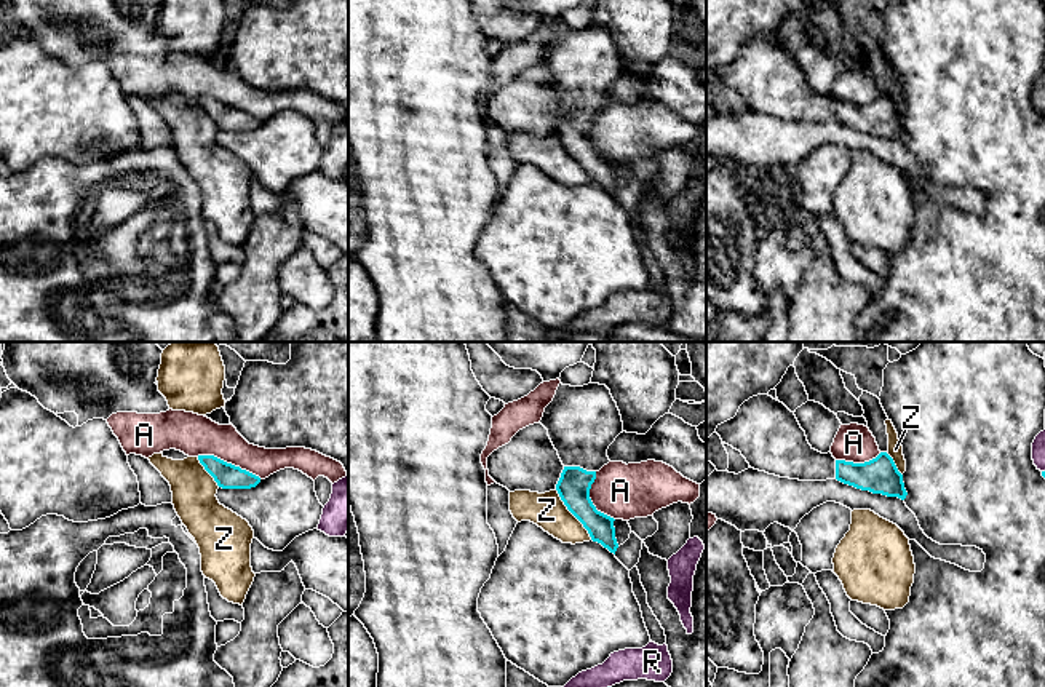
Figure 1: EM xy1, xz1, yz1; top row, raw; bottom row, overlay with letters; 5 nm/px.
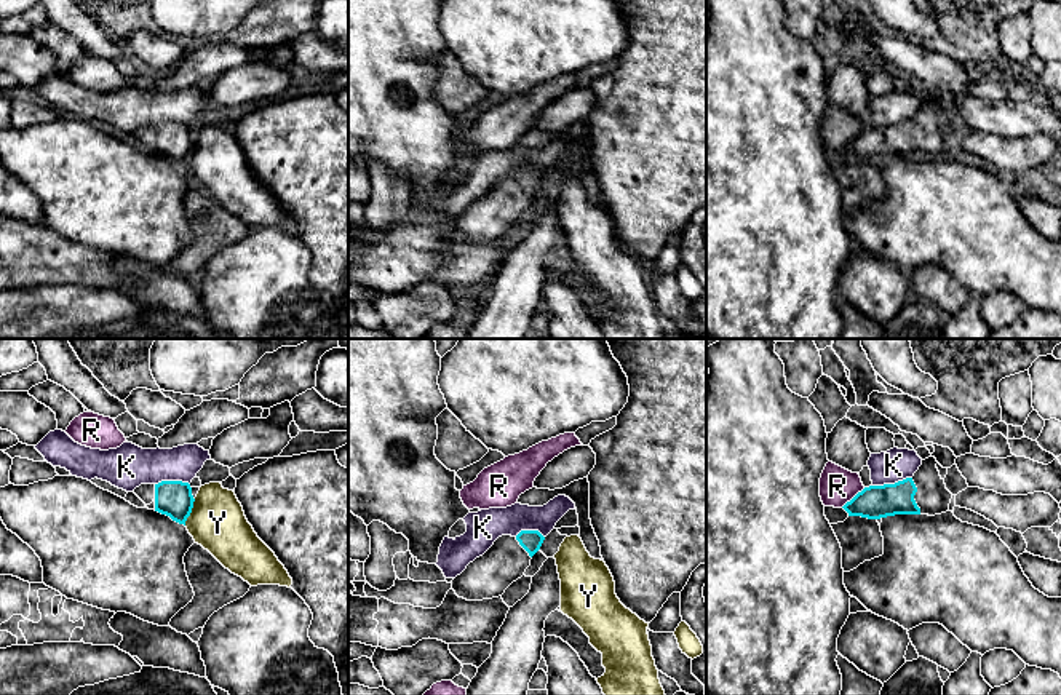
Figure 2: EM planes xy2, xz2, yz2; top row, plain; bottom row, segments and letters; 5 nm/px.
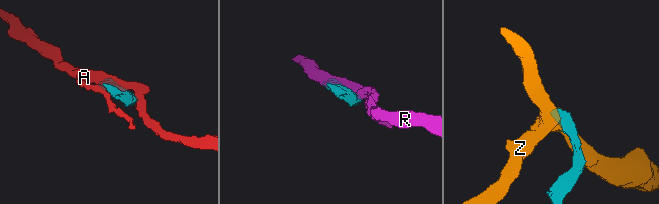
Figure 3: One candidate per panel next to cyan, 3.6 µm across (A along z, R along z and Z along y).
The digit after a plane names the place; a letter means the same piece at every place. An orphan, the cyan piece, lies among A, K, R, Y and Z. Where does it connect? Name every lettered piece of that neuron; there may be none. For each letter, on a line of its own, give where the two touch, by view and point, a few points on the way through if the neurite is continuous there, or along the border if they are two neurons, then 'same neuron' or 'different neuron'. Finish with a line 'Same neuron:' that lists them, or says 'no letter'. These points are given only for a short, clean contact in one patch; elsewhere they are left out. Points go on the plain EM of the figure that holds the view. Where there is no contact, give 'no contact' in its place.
A: xy1 (229, 106) | along xy1 (197, 98), (216, 98), (261, 120) | different neuron
K: yz2 (892, 127) | along yz2 (911, 119), (873, 128) | different neuron
R: yz2 (854, 139) | different neuron
Y: xy2 (190, 154) | along xy2 (195, 141), (184, 166) | different neuron
Z: xz1 (572, 155) | along xz1 (555, 131), (566, 150), (592, 181) | different neuron
Same neuron: no letter

